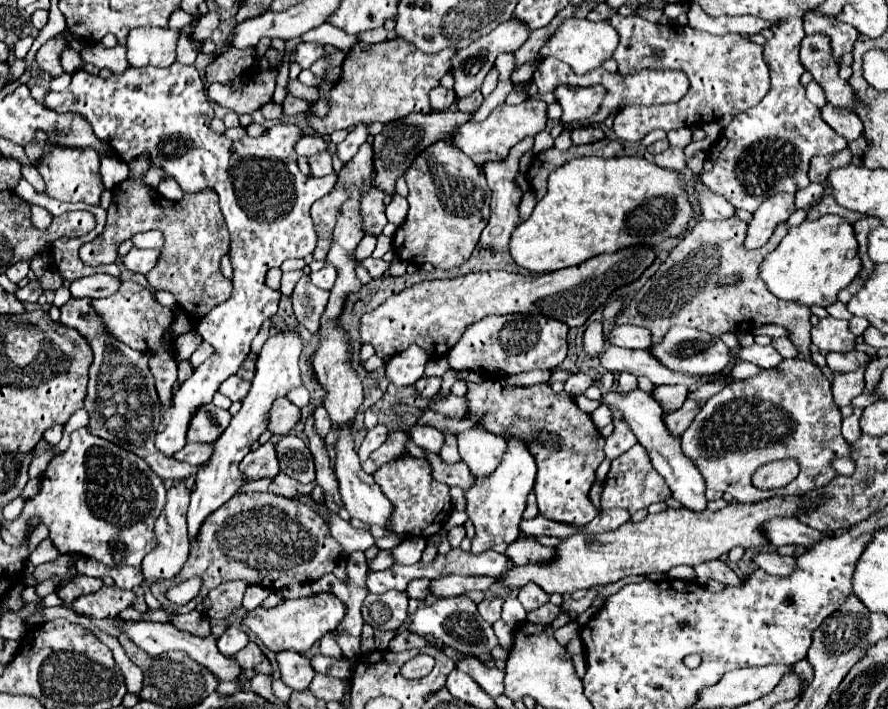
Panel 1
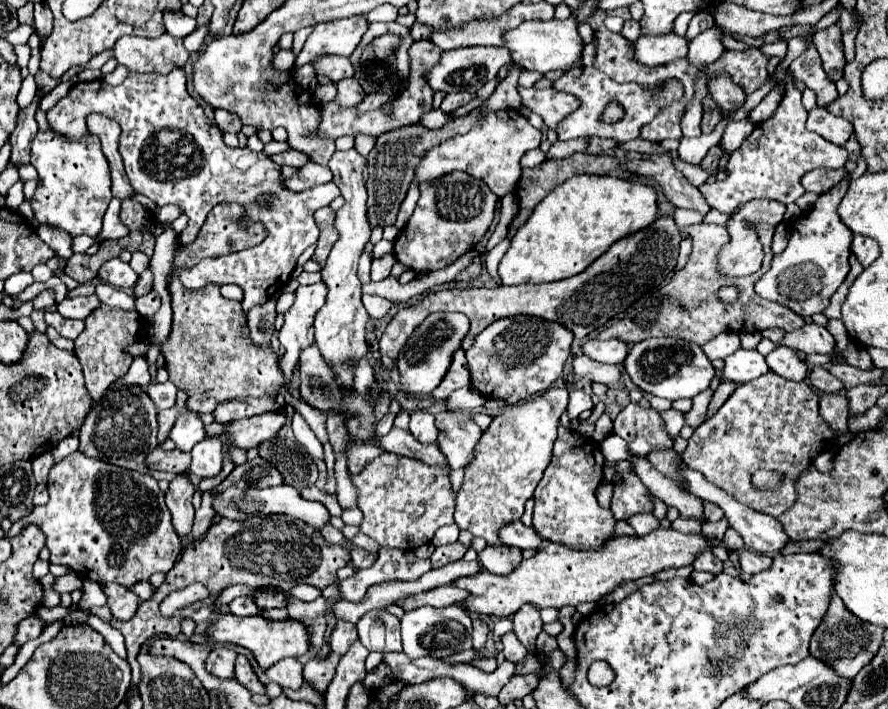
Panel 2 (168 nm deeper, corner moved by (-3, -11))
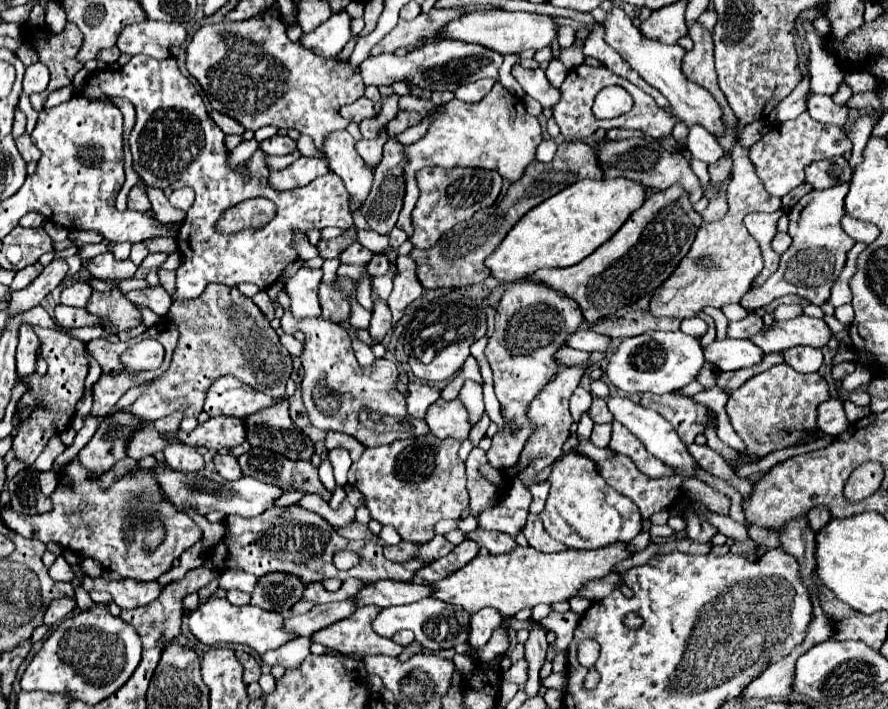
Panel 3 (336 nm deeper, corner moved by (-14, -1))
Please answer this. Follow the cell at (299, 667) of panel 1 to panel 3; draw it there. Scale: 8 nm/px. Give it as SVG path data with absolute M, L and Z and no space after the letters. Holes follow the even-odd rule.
M294 638L276 650L268 650L260 658L268 666L296 668L308 654L310 654L310 638Z

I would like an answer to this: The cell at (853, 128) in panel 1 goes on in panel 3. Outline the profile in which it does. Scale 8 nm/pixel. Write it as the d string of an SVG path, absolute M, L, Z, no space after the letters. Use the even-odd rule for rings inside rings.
M810 94L810 96L806 98L806 106L808 106L808 114L810 114L814 120L818 120L818 122L844 126L846 120L848 120L848 108L834 104L830 96Z

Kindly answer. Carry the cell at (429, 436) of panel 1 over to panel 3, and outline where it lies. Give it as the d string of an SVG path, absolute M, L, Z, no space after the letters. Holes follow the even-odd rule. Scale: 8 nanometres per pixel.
M408 382L406 388L406 410L414 418L424 418L424 410L428 410L428 406L440 398L440 390L424 382Z

